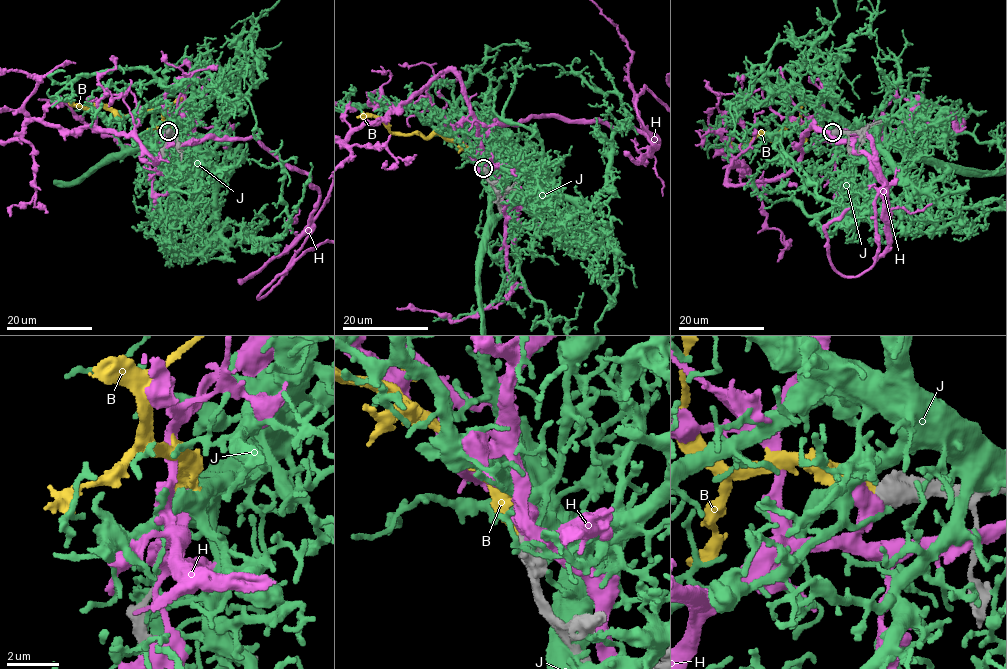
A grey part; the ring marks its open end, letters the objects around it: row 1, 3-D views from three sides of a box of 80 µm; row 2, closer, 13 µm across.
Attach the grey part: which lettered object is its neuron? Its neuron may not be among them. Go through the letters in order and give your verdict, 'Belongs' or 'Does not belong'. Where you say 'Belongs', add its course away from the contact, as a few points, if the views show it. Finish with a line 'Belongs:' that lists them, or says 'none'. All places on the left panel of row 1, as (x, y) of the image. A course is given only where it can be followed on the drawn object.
B: Belongs
H: Does not belong
J: Does not belong
Belongs: B

